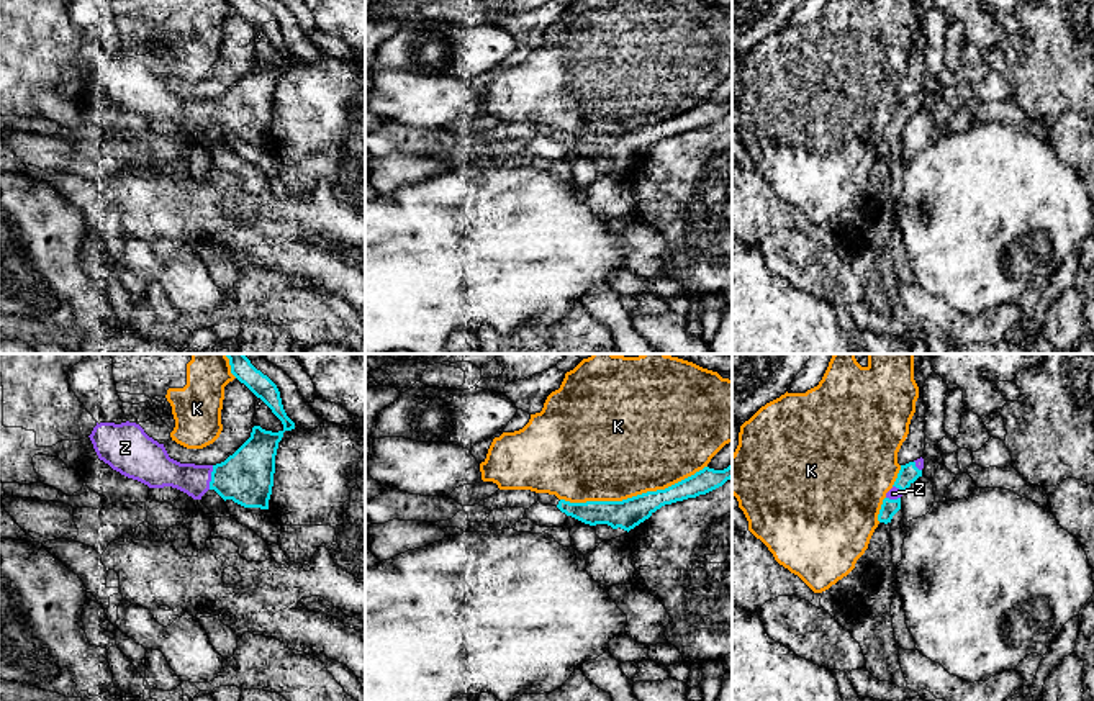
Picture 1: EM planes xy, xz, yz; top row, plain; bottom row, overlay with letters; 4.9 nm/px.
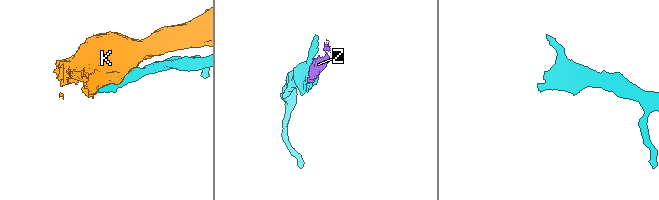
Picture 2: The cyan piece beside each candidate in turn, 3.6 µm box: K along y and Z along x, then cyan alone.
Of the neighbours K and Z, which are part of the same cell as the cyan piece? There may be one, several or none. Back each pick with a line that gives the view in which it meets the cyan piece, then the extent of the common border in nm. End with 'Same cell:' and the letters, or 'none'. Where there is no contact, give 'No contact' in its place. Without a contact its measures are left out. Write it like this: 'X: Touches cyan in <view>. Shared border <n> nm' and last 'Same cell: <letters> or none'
Z: Touches cyan in xy. Shared border 120 nm
Same cell: Z

